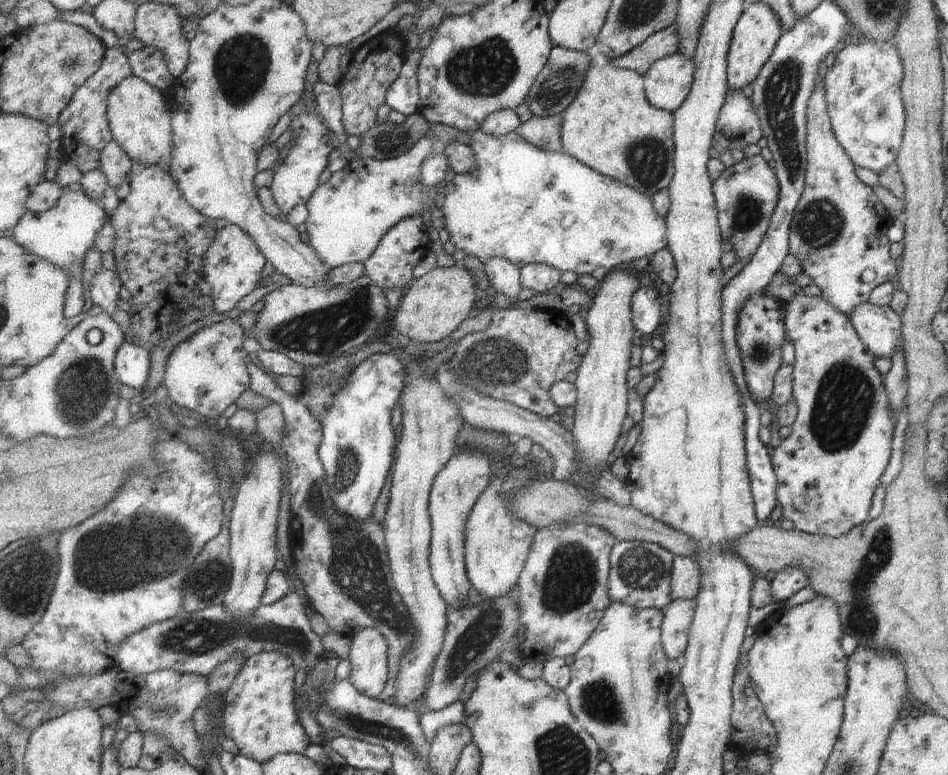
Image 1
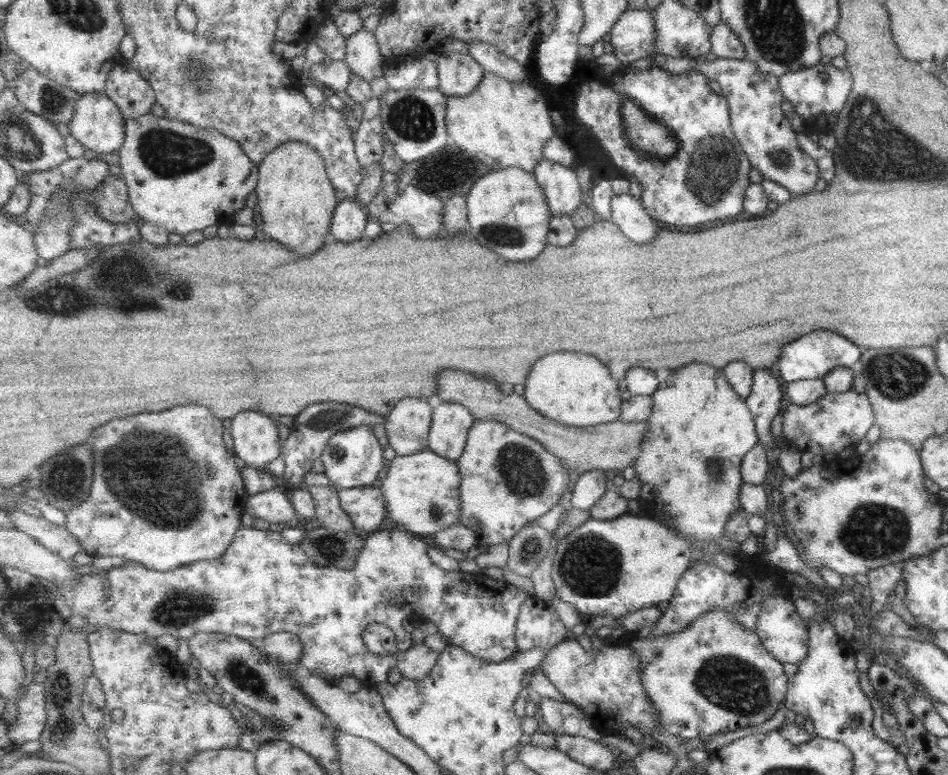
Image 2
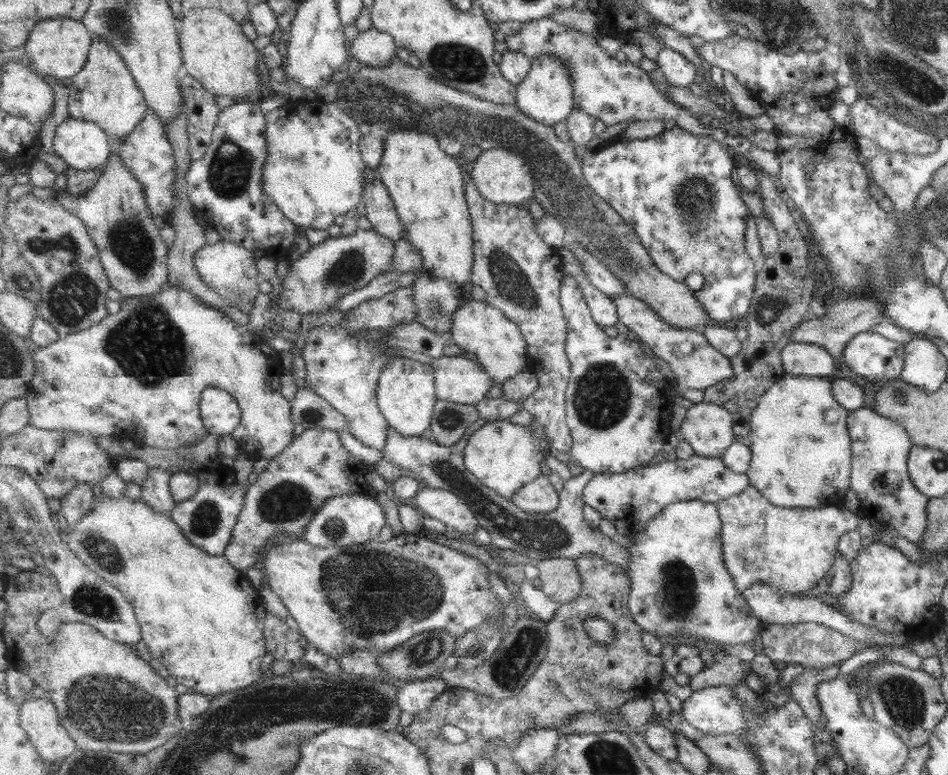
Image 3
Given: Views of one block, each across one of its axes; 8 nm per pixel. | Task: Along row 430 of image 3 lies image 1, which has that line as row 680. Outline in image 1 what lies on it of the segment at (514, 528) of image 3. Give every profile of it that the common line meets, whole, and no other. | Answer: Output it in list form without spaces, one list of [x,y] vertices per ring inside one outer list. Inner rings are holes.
[[[249,358],[248,367],[252,378],[251,390],[279,404],[284,417],[282,448],[288,461],[288,492],[291,496],[290,568],[303,584],[309,606],[325,618],[330,630],[354,637],[364,628],[371,627],[385,635],[389,646],[389,678],[385,690],[376,699],[391,698],[398,690],[396,682],[401,661],[412,649],[417,627],[393,584],[385,530],[373,518],[356,521],[338,511],[320,457],[324,437],[321,422],[297,396],[279,388],[273,375],[261,370]]]

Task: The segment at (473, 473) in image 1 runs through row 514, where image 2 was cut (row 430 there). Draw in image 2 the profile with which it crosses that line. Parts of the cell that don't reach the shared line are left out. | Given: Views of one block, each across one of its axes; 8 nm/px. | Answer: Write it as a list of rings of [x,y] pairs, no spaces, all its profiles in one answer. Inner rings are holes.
[[[442,402],[434,408],[430,449],[458,461],[466,451],[468,436],[476,418],[466,405]]]

